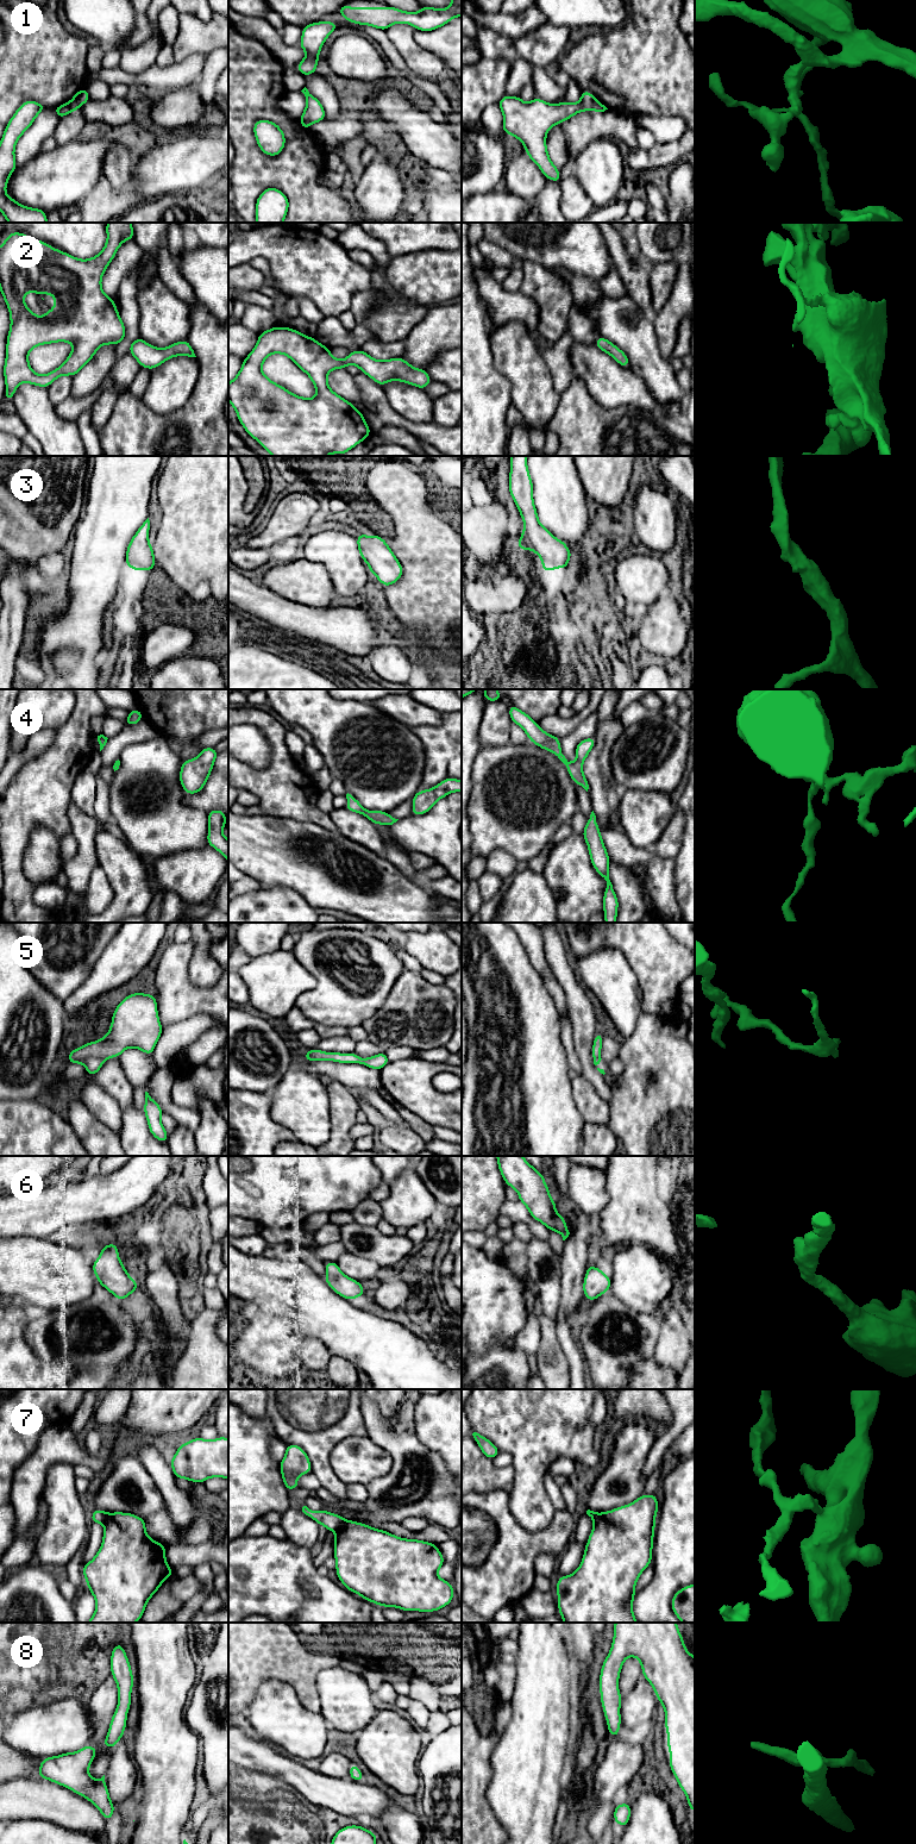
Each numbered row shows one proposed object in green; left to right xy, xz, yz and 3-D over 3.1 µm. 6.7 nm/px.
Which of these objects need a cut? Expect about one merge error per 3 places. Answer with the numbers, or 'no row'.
1, 7

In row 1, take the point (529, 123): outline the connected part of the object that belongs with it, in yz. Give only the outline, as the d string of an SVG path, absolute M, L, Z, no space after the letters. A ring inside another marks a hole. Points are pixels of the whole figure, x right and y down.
M582 90L577 104L563 101L553 105L538 98L526 104L520 96L503 95L498 101L503 113L502 131L525 144L525 152L546 179L560 182L559 169L551 162L547 152L546 135L553 125L560 125L578 112L591 111L595 101L589 90Z

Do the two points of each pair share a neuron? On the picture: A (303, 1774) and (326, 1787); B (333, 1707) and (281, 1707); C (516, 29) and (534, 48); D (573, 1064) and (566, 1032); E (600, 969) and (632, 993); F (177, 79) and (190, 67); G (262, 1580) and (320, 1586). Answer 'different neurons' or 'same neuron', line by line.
A: same neuron
B: different neurons
C: different neurons
D: same neuron
E: same neuron
F: same neuron
G: same neuron

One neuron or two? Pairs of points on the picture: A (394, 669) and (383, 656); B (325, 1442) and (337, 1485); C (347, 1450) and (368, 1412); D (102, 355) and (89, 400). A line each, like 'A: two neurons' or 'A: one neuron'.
A: one neuron
B: one neuron
C: two neurons
D: two neurons

